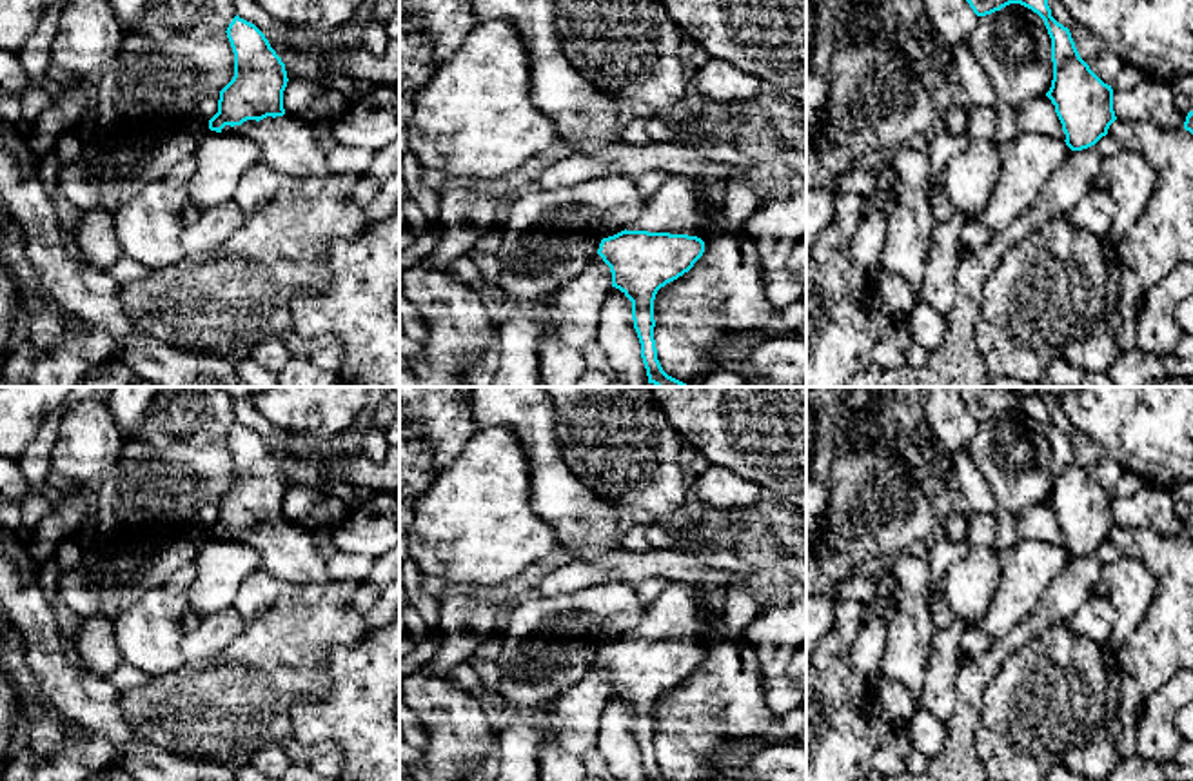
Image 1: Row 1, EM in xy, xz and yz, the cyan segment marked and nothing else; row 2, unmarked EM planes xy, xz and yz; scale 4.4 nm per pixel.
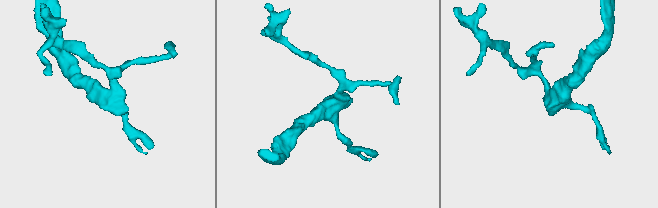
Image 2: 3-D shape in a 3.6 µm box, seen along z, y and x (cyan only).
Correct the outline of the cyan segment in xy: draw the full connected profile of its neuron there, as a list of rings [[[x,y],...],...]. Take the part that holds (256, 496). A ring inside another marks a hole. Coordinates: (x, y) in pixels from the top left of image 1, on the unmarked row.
[[[238,421],[225,440],[234,460],[234,483],[220,498],[218,519],[209,527],[209,536],[254,547],[263,570],[294,587],[332,581],[314,532],[283,516],[289,485],[265,441]]]

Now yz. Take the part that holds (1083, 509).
[[[959,387],[961,398],[977,423],[1010,410],[1037,420],[1051,445],[1053,487],[1044,503],[1015,516],[1024,539],[1064,547],[1071,558],[1095,552],[1117,527],[1113,496],[1080,465],[1071,440],[1051,423],[1048,405],[1039,392],[1015,394],[1010,387]]]

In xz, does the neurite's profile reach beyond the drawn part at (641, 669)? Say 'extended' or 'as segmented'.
extended

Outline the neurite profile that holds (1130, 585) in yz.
[[[1120,558],[1102,568],[1100,585],[1115,608],[1115,623],[1102,645],[1104,663],[1119,657],[1128,638],[1148,616],[1157,596],[1157,576],[1139,559]]]

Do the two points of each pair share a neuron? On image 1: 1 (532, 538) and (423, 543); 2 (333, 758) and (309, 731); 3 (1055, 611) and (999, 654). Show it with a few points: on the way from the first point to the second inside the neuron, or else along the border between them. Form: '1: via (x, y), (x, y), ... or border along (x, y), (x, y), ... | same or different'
1: via (505, 538), (451, 538) | same
2: border along (293, 736), (304, 743), (336, 741), (344, 761) | different
3: via (1041, 618), (1014, 640) | same

